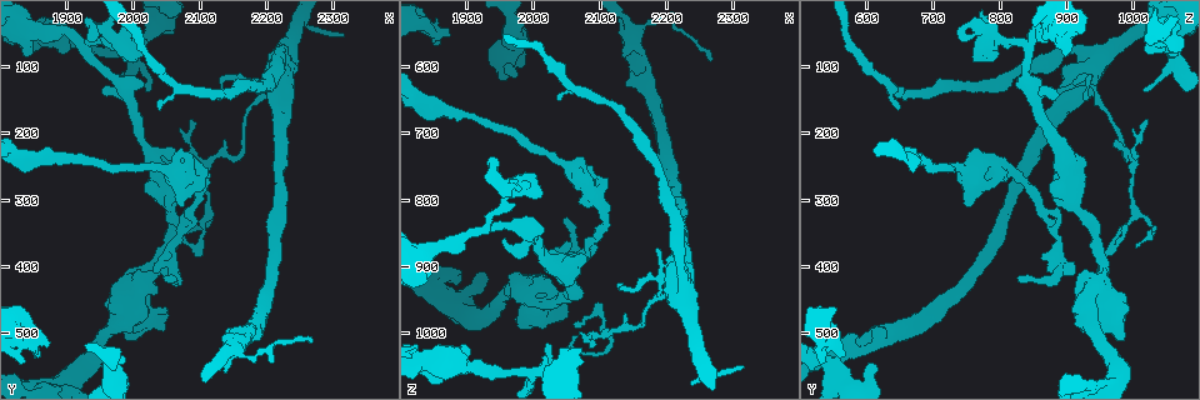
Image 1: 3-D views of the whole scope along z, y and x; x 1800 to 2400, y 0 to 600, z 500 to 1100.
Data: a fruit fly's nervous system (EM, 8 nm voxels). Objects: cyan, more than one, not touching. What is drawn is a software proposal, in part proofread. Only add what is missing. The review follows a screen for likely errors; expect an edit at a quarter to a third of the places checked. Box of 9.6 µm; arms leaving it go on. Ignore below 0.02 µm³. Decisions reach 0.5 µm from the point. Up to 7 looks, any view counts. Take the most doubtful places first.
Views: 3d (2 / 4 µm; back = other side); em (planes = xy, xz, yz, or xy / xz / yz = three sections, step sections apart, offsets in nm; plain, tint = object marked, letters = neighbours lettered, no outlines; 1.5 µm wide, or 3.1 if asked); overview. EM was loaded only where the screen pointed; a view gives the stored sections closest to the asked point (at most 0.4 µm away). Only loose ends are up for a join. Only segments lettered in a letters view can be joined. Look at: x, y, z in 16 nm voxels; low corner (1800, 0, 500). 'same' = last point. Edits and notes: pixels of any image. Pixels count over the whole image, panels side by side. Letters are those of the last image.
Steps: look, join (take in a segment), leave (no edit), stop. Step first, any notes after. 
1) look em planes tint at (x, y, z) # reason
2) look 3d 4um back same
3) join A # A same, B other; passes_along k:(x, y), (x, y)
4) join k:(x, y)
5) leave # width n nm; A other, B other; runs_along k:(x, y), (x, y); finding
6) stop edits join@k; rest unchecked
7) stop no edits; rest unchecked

look 3d 4um at (2055, 380, 865)

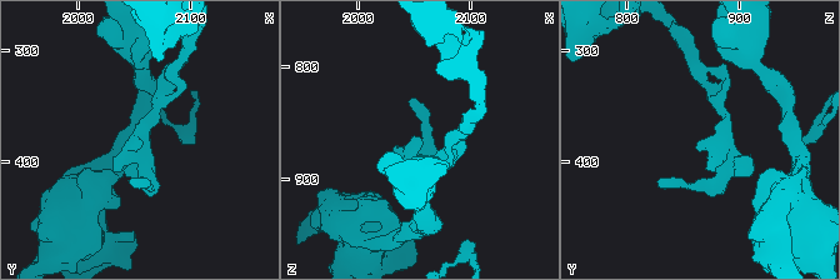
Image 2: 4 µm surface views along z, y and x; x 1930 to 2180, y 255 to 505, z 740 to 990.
look em yz step 8 letters at (2054, 382, 862) # shape alone is not enough

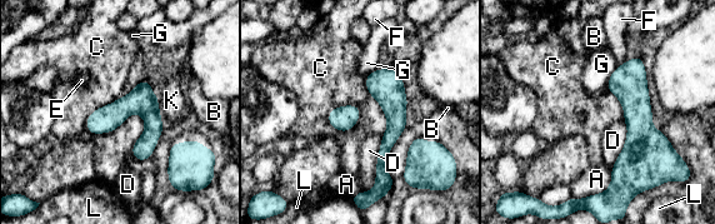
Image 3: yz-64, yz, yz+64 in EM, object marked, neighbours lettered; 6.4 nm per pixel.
leave # A other, B other, C other, D other, E other, F other, G other, K other, L other; border 3:(360, 108), (335, 106), (328, 123); none of them fits

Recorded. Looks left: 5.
look em yz step 8 letters at (1975, 550, 615)

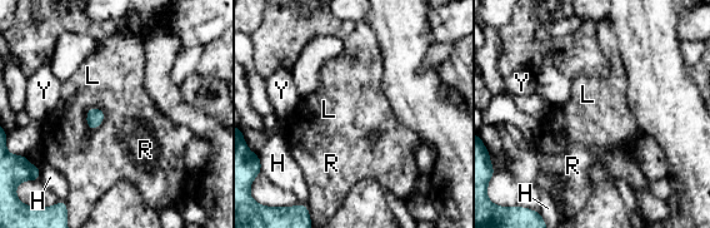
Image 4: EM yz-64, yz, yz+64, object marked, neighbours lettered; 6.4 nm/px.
leave # H other, L other, R other, Y other; none of them fits

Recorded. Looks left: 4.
look 3d 4um back at (2020, 135, 1015) # tapers out

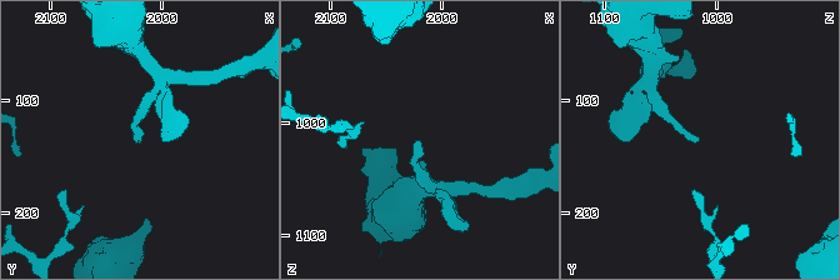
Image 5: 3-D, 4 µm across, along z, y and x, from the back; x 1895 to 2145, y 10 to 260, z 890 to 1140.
look em xy step 8 tint at (2020, 136, 1014)

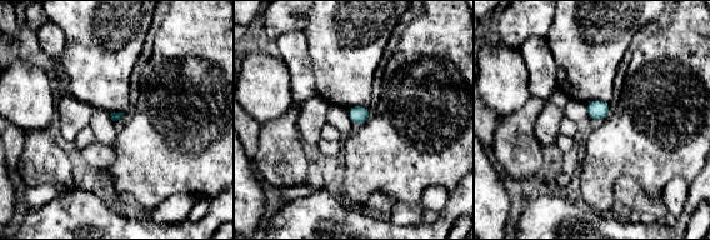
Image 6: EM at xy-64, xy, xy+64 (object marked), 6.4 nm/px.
look em planes letters same

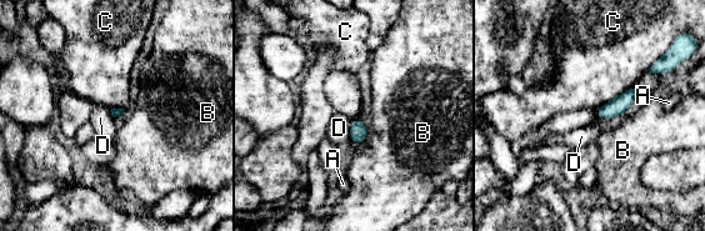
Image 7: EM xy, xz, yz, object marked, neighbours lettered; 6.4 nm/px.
leave # A other, B other, C other, D other; none of them fits

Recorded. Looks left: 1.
stop no edits; rest unchecked

